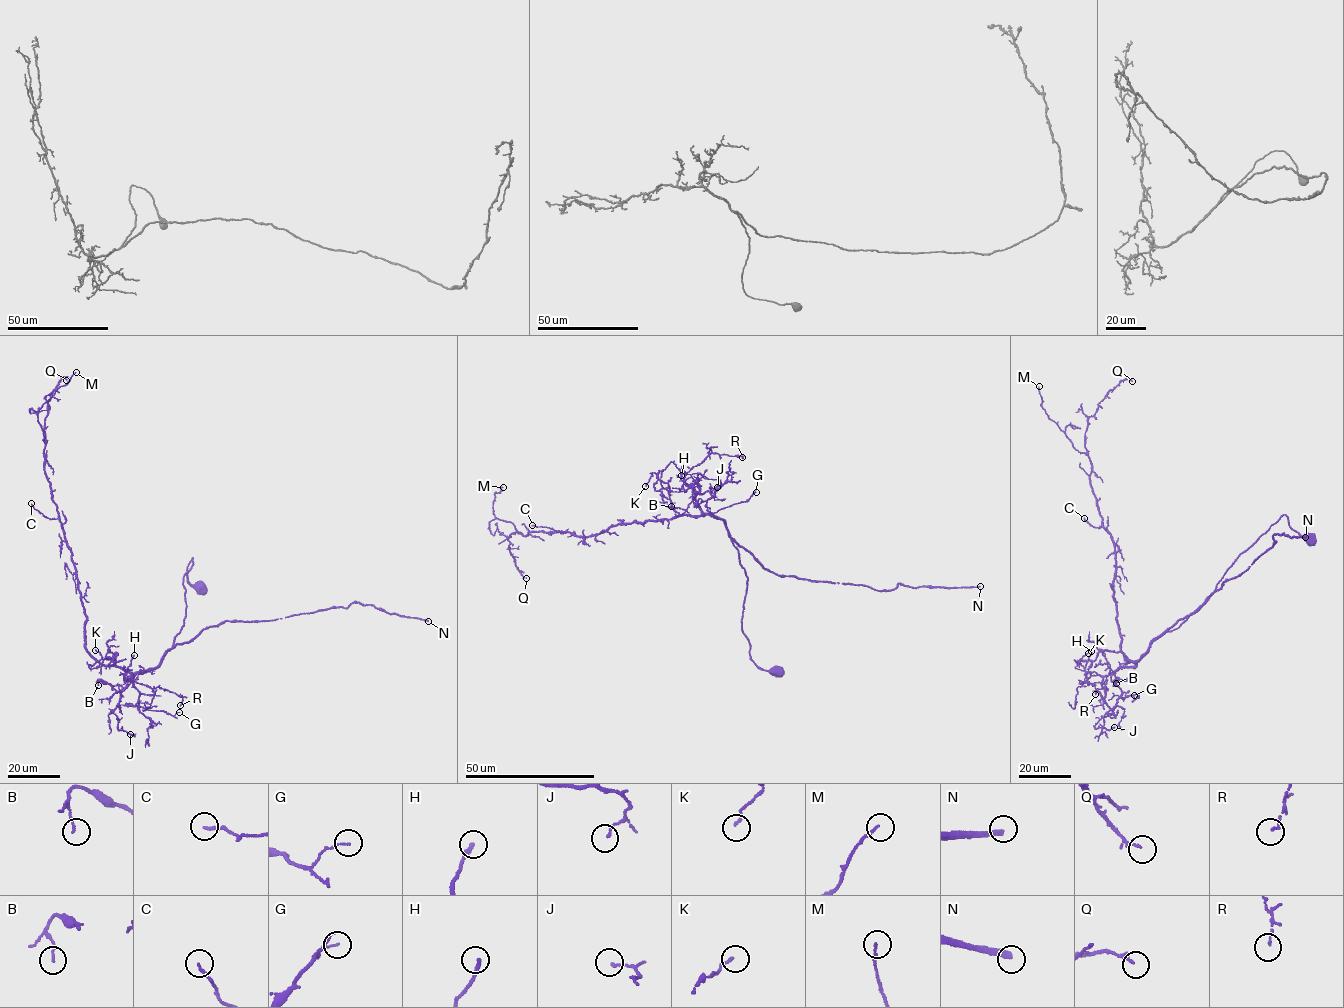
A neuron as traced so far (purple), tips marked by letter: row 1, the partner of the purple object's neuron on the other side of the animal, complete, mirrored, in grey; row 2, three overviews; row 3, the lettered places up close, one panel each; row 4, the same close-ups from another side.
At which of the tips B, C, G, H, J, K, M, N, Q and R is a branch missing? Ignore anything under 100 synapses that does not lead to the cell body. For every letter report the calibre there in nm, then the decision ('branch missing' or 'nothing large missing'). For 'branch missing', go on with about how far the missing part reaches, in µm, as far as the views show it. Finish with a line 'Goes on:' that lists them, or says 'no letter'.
B: calibre 110 nm; nothing large missing
C: calibre 140 nm; nothing large missing
G: calibre 110 nm; nothing large missing
H: calibre 240 nm; nothing large missing
J: calibre 120 nm; nothing large missing
K: calibre 120 nm; nothing large missing
M: calibre 90 nm; nothing large missing
N: calibre 320 nm; branch missing; missing 250 µm
Q: calibre 100 nm; nothing large missing
R: calibre 100 nm; nothing large missing
Goes on: N

